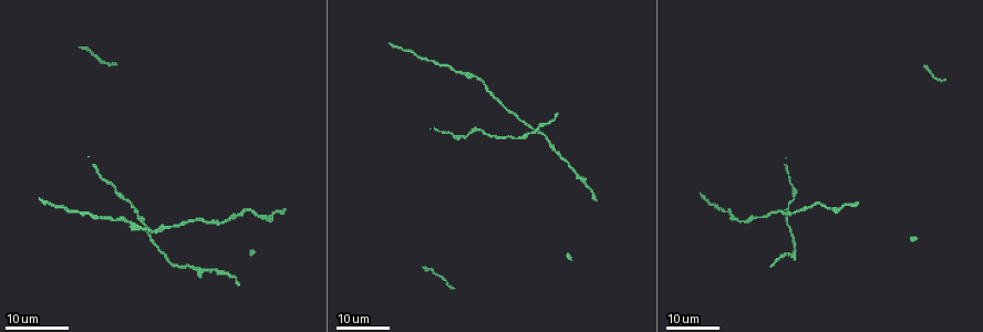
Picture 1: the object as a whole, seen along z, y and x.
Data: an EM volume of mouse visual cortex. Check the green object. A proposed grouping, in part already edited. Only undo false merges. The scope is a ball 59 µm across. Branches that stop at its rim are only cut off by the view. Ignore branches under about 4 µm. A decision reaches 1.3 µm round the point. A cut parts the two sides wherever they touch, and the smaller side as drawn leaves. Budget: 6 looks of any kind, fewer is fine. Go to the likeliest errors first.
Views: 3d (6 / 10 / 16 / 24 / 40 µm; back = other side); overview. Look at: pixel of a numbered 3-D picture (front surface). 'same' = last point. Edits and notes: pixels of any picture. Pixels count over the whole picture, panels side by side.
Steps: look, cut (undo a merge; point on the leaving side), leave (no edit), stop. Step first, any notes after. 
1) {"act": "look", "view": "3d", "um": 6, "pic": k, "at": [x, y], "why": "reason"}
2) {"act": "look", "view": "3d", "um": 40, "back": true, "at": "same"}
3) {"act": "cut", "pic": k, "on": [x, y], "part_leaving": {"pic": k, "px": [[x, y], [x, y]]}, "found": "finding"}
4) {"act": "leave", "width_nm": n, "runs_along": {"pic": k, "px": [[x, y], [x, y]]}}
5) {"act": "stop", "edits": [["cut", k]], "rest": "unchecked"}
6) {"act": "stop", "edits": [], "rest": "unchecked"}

{"act": "look", "view": "3d", "um": 24, "pic": 1, "at": [207, 272], "why": "narrows sharply"}

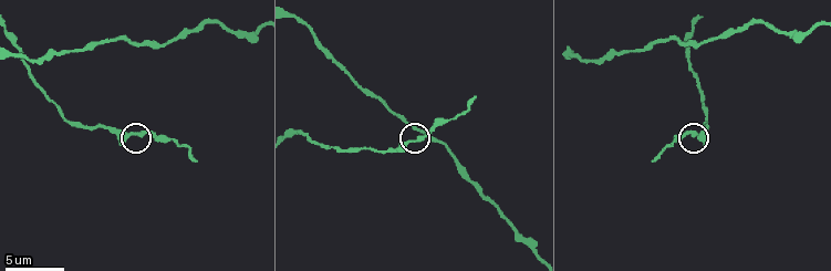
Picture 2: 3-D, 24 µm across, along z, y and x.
{"act": "look", "view": "3d", "um": 6, "pic": 2, "at": [414, 140]}

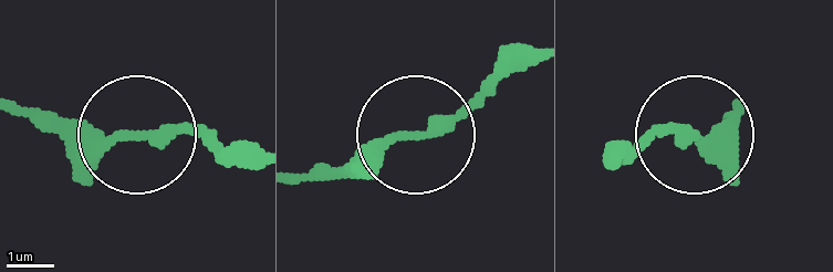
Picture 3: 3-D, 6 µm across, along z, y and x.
{"act": "look", "view": "3d", "um": 6, "back": true, "pic": 3, "at": [130, 135]}

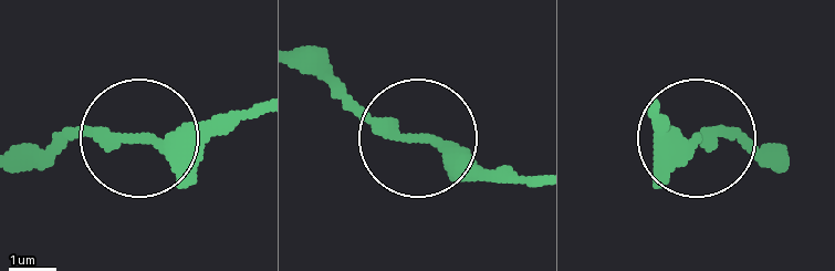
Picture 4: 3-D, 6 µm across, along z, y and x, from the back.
{"act": "leave", "width_nm": 280, "runs_along": {"pic": 4, "px": [[536, 183], [383, 131], [299, 71]]}, "found": "all the same cell"}

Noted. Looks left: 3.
{"act": "look", "view": "3d", "um": 6, "pic": 2, "at": [694, 27]}

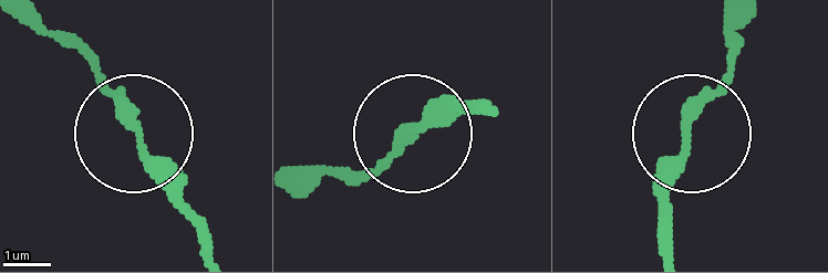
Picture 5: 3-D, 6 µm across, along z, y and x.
{"act": "leave", "side_arm_um": 53, "runs_along": {"pic": 5, "px": [[686, 126], [662, 229]]}, "found": "one cell here"}

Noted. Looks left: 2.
{"act": "look", "view": "3d", "um": 10, "pic": 2, "at": [77, 48]}

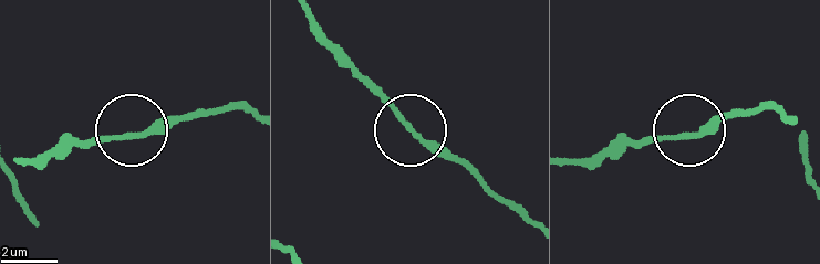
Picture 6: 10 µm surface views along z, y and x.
{"act": "look", "view": "3d", "um": 10, "back": true, "pic": 6, "at": [134, 134]}

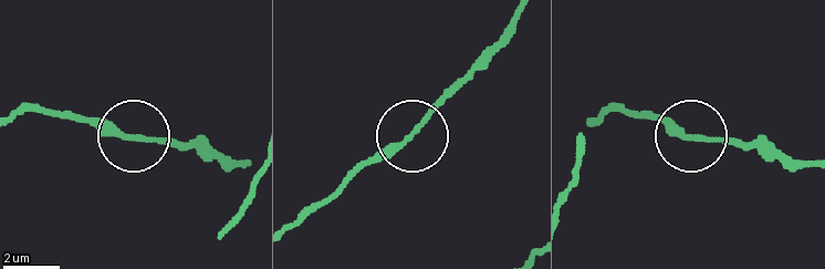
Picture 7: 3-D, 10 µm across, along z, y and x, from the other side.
{"act": "leave", "found": "all the same cell"}

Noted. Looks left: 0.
{"act": "stop", "edits": [], "rest": "unchecked"}

